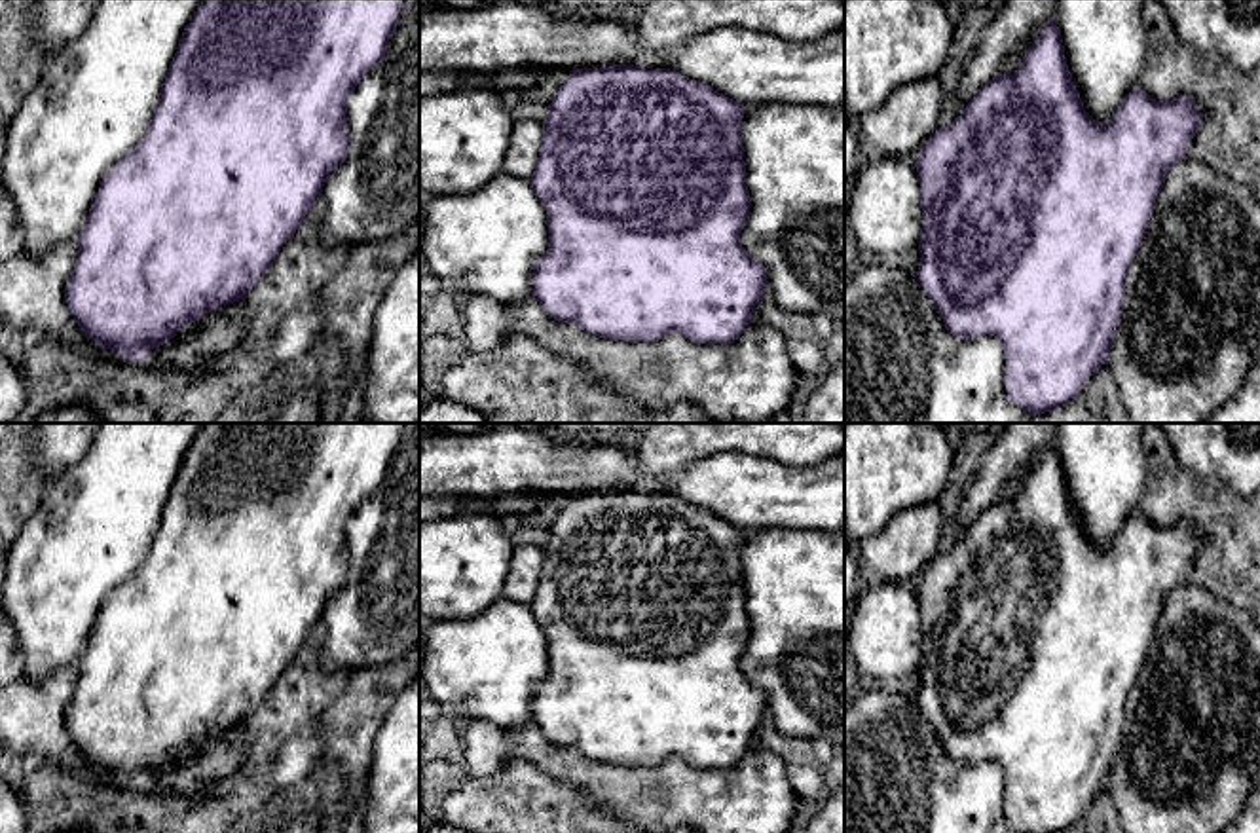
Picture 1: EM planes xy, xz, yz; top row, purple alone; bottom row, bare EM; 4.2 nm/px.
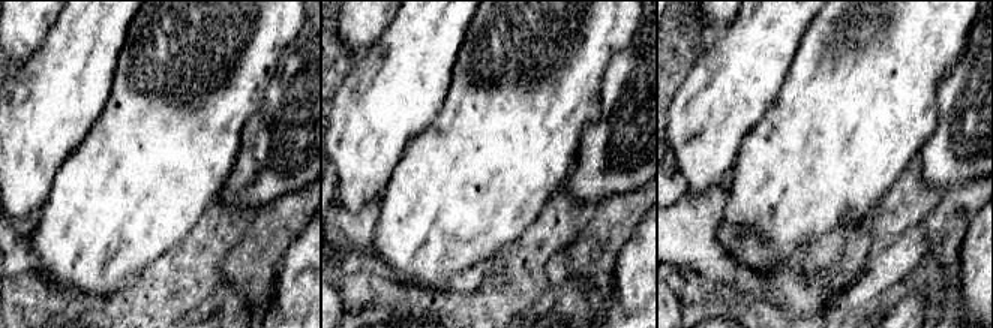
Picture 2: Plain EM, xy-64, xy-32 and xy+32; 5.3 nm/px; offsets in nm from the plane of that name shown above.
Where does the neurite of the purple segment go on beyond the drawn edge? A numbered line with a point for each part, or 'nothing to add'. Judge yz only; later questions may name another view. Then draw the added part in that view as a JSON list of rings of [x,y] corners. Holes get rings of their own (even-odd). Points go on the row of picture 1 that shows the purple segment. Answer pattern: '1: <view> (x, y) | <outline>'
nothing to add

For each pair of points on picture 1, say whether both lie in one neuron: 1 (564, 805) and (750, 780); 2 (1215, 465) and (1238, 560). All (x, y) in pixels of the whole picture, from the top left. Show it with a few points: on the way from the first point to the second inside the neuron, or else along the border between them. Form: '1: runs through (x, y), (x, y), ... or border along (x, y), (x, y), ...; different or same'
1: border along (551, 777), (579, 788), (596, 807), (610, 813); different
2: border along (1179, 462), (1198, 477), (1224, 484), (1240, 498); different

